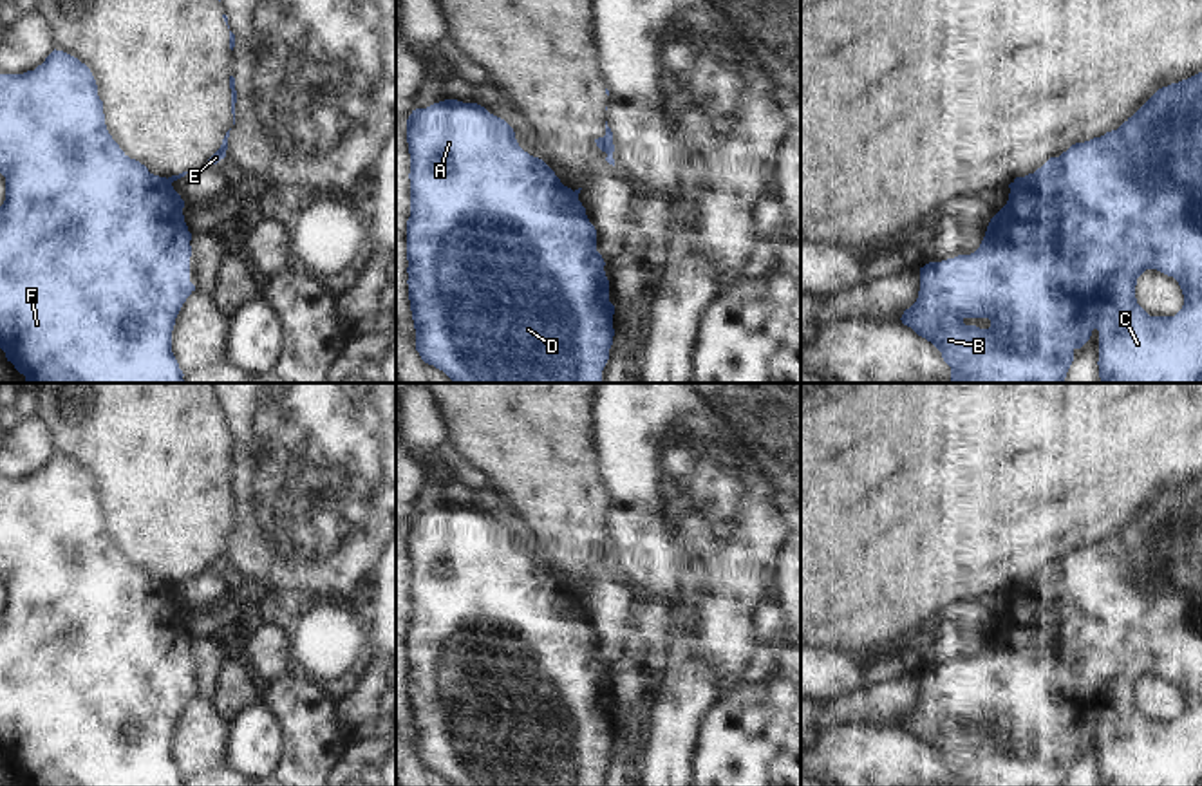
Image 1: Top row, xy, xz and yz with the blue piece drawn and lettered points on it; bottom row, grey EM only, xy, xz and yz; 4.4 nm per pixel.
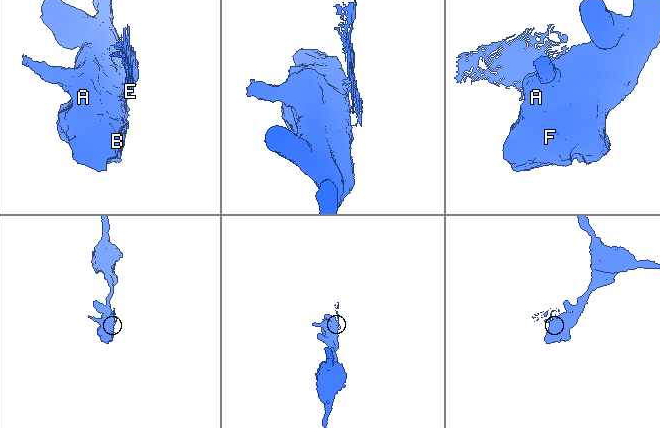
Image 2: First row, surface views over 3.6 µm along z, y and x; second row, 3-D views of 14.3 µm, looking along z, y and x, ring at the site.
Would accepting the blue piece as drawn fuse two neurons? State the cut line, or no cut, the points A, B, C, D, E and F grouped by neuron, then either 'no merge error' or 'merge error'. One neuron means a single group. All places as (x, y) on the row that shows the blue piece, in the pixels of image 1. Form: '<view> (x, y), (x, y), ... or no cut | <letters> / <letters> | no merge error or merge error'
xz (573, 192), (577, 197) | A B C D F / E | merge error

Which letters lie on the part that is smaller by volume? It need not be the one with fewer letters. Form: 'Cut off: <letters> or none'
Cut off: E

